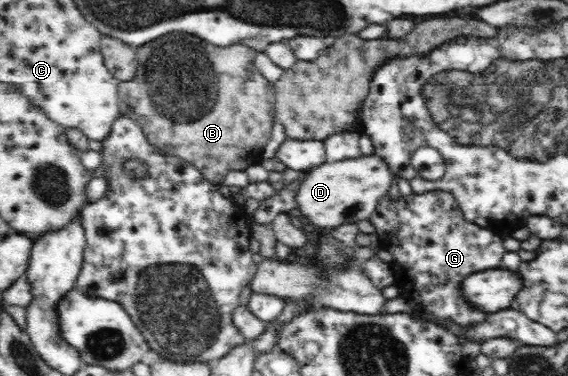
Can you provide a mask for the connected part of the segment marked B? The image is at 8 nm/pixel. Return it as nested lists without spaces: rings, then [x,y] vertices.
[[[171,33],[167,37],[163,35],[161,39],[151,41],[151,45],[143,45],[143,49],[141,47],[136,48],[138,61],[136,76],[131,81],[119,82],[118,96],[120,112],[122,115],[130,117],[139,125],[144,131],[144,137],[148,140],[148,143],[154,145],[160,153],[164,153],[167,156],[175,156],[194,165],[207,181],[219,185],[229,171],[245,170],[250,165],[259,164],[263,159],[264,147],[267,145],[269,137],[271,137],[271,125],[273,125],[273,117],[275,116],[274,84],[269,83],[257,68],[255,68],[254,59],[259,48],[254,45],[253,47],[255,49],[249,49],[249,47],[251,47],[251,43],[219,48],[215,45],[207,45],[207,41],[199,41],[199,37],[193,37],[193,35],[187,35],[187,33]]]

